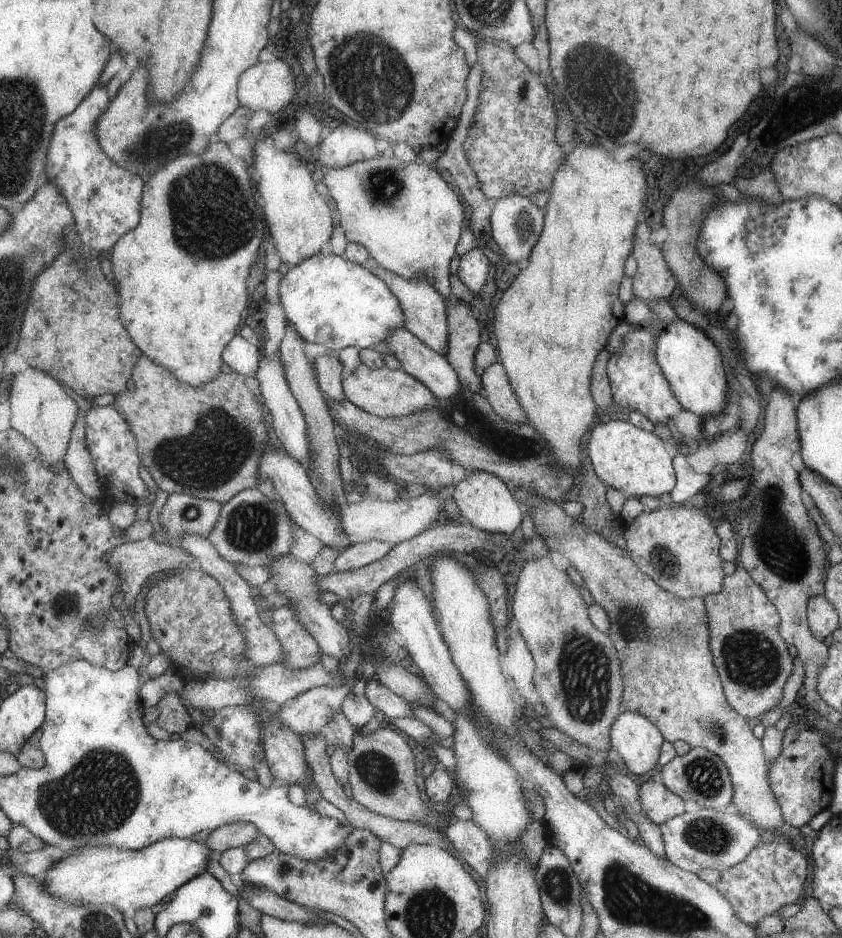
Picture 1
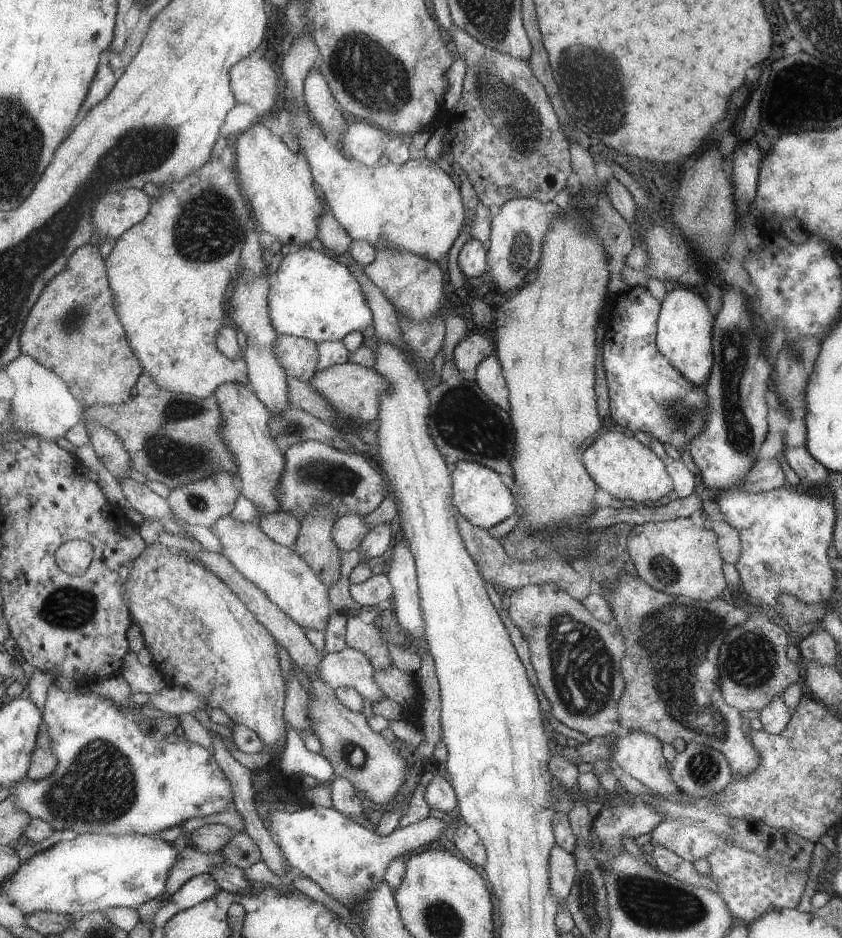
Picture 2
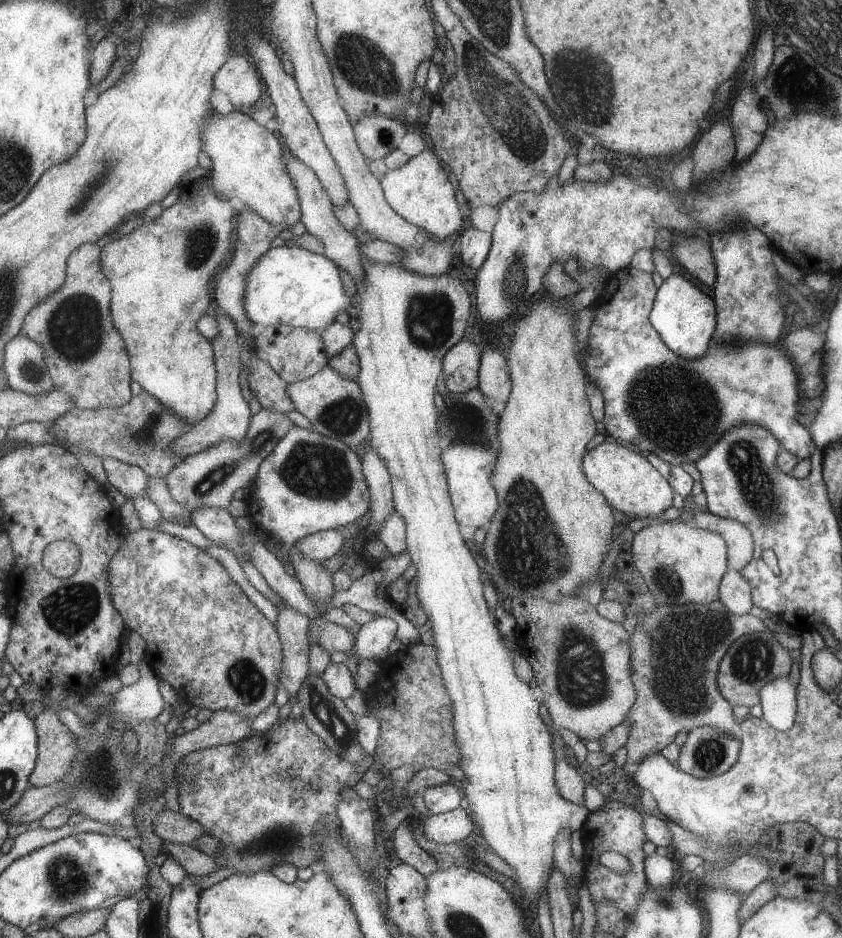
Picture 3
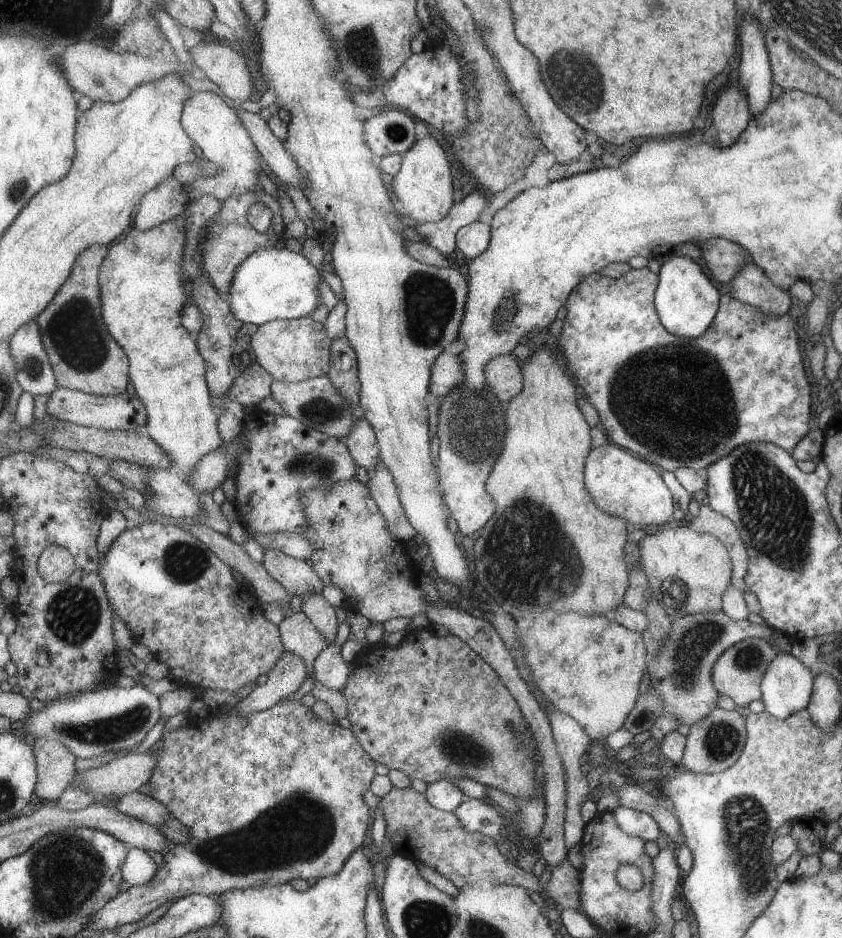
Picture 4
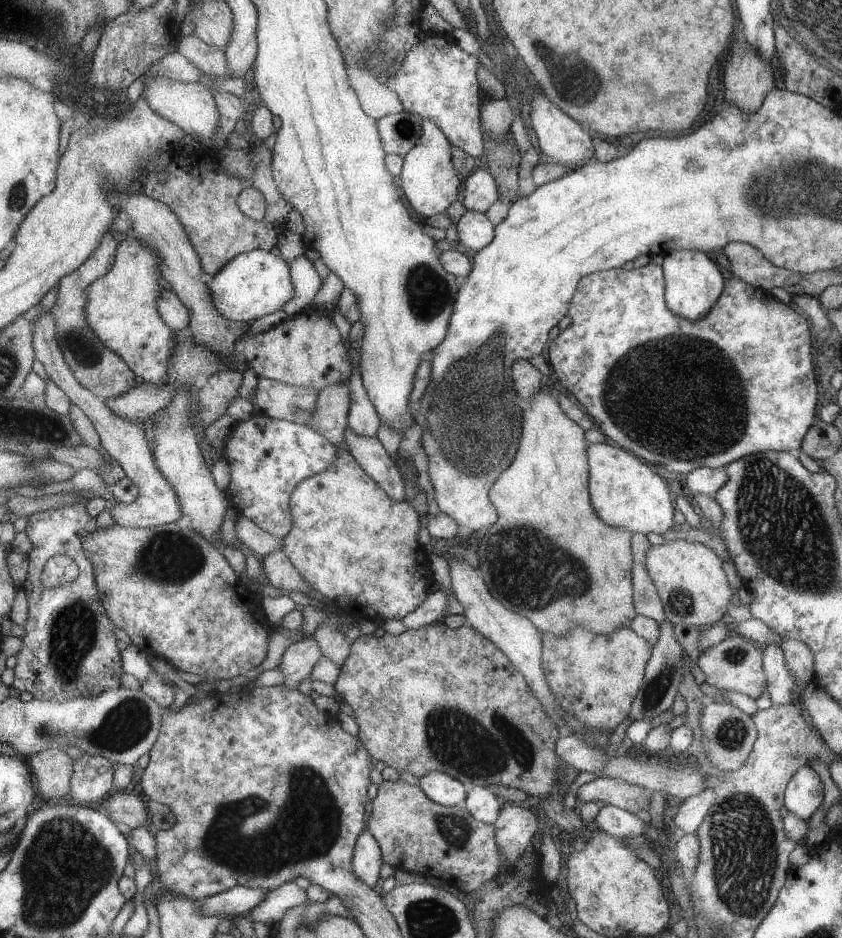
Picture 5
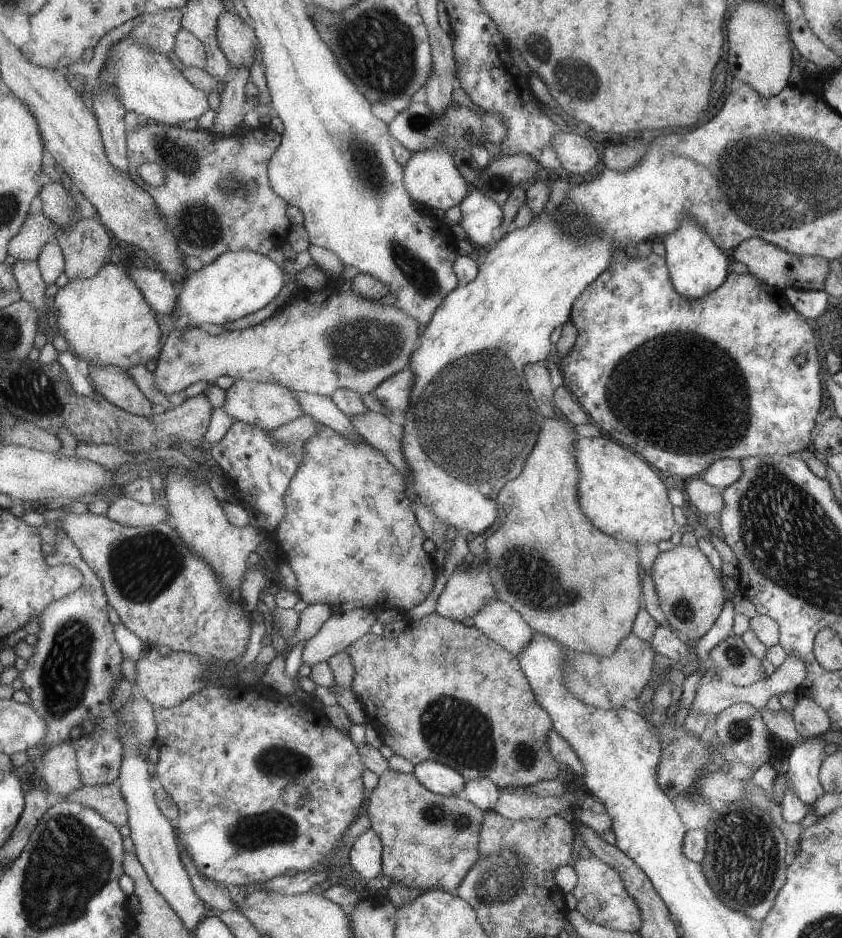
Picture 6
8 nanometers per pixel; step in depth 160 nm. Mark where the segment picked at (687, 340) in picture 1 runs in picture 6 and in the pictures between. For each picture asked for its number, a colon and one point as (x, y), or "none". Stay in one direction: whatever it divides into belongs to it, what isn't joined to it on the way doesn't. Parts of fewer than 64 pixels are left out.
2: (684, 324)
3: (683, 316)
4: (685, 300)
5: (693, 283)
6: (696, 266)

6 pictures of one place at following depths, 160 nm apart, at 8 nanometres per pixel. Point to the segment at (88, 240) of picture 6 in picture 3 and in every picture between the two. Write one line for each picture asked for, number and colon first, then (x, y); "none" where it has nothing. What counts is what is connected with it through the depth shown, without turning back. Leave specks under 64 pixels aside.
3: (85, 353)
4: (85, 356)
5: (101, 370)

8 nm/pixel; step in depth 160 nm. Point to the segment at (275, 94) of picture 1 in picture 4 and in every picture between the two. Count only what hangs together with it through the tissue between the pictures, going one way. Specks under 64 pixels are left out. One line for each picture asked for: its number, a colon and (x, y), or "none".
2: (253, 81)
3: (237, 78)
4: (223, 67)

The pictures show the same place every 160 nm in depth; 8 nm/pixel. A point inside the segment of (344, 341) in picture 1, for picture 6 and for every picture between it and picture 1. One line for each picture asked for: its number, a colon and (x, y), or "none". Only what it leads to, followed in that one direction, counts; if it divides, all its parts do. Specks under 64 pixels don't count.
2: (314, 297)
3: (290, 286)
4: (271, 284)
5: (251, 285)
6: (236, 284)

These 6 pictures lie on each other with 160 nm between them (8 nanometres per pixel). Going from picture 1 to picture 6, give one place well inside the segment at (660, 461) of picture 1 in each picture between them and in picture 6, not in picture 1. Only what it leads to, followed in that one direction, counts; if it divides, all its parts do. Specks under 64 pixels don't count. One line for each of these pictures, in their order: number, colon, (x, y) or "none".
2: (621, 467)
3: (625, 478)
4: (621, 485)
5: (625, 494)
6: (620, 495)

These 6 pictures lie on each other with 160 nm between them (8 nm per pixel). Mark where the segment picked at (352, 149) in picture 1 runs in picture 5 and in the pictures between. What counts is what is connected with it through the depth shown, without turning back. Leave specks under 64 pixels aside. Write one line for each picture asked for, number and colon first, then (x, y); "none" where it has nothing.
2: (362, 142)
3: (375, 136)
4: (389, 131)
5: (399, 132)

